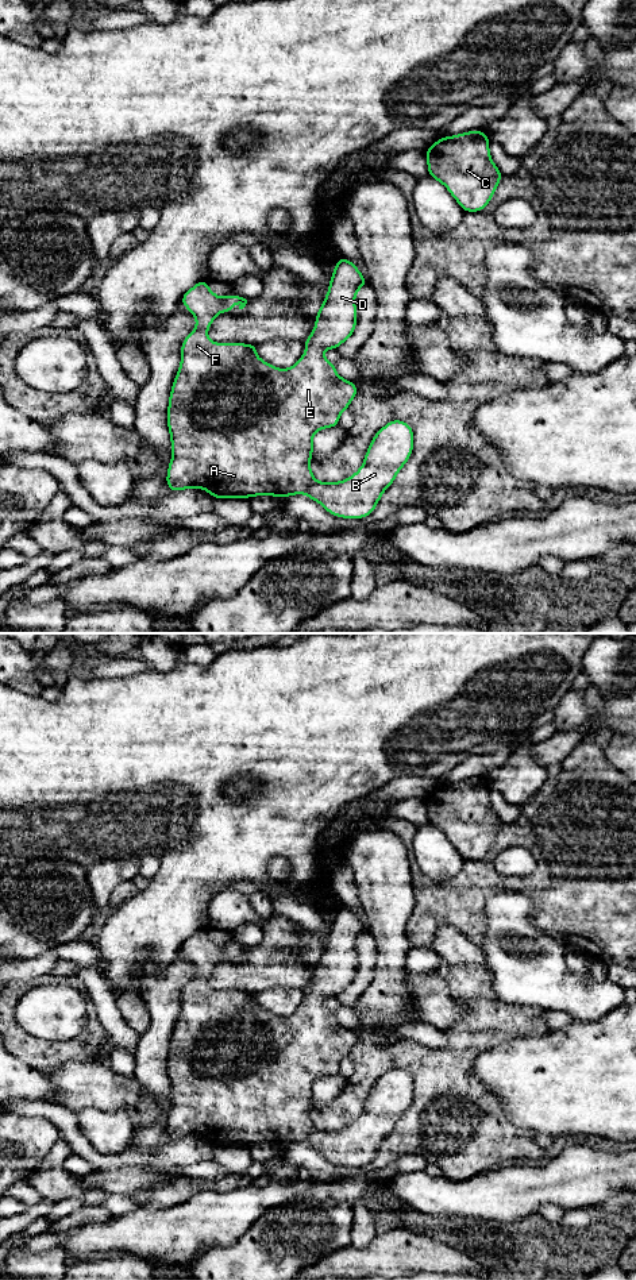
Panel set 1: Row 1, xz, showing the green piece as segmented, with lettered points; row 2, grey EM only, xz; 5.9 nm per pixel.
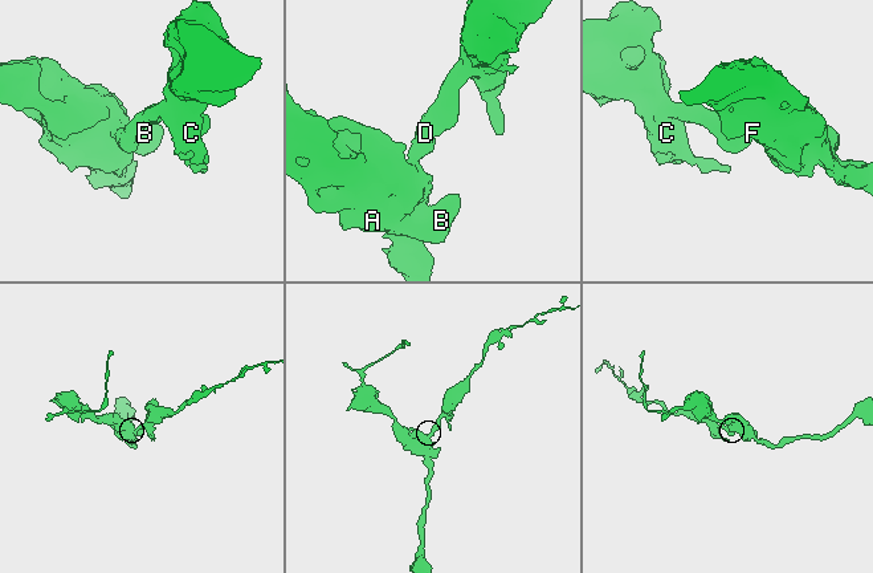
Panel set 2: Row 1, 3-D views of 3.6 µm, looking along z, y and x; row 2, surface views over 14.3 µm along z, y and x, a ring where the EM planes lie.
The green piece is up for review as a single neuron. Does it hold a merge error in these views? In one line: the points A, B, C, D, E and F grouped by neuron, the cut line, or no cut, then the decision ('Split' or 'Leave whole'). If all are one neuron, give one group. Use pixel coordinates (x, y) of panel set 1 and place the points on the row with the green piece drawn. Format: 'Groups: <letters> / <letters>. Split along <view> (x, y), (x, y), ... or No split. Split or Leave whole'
Groups: A B C D E F. No split. Leave whole

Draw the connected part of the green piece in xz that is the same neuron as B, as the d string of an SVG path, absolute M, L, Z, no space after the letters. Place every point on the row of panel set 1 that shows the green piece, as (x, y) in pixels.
M339 258L335 265L335 270L329 279L329 286L327 296L316 313L316 321L313 331L309 338L304 340L305 343L305 352L301 358L296 362L294 366L289 369L277 369L273 365L269 365L263 359L257 355L257 344L244 344L244 343L216 343L212 342L207 332L211 324L213 323L215 317L221 312L231 312L234 309L234 302L238 300L240 302L239 309L243 309L247 304L247 300L240 297L239 294L234 293L227 297L219 297L215 294L205 279L196 284L193 288L188 289L186 293L182 296L181 302L184 306L190 311L196 319L196 328L184 339L181 346L181 363L174 378L170 397L169 397L169 406L167 406L167 428L170 432L170 442L171 442L171 460L167 467L166 483L171 491L180 491L184 489L204 489L212 496L213 498L250 498L255 496L274 496L278 498L289 497L294 494L305 494L312 501L319 502L324 506L324 509L342 518L363 518L370 516L375 505L379 502L383 491L394 482L398 471L404 467L413 452L413 431L412 427L406 421L401 420L390 420L385 427L382 427L373 437L366 455L363 464L359 470L352 474L350 478L339 481L339 482L320 482L317 481L312 471L311 471L311 458L313 455L313 446L312 440L317 431L332 428L339 425L339 417L342 412L350 408L352 398L358 394L358 388L354 382L343 379L335 370L335 365L323 356L325 350L336 350L342 343L344 343L355 331L356 328L356 306L355 306L355 297L358 290L367 285L366 278L361 274L359 269L348 259Z

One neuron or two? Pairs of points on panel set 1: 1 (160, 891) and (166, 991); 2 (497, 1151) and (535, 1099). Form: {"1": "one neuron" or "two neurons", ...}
{"1": "two neurons", "2": "two neurons"}

